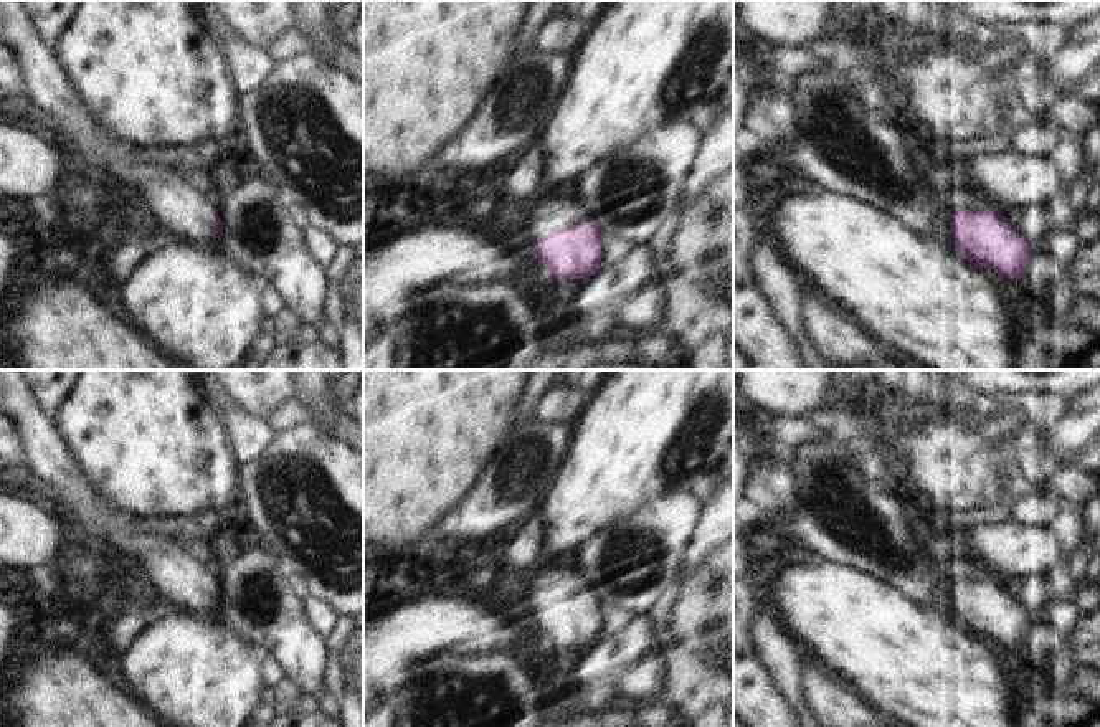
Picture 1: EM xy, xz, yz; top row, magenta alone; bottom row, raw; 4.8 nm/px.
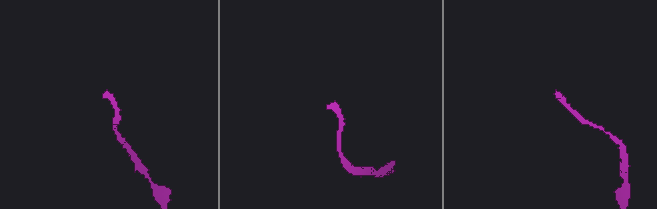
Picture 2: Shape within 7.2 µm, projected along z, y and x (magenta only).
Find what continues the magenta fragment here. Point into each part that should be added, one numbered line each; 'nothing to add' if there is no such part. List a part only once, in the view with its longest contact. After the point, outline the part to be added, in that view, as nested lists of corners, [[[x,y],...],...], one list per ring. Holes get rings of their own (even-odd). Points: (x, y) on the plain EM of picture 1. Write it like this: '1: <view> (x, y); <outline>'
1: xz (550, 582); [[[568,560],[545,562],[535,565],[519,587],[522,588],[517,606],[535,613],[552,603],[581,593],[590,587],[586,577]]]

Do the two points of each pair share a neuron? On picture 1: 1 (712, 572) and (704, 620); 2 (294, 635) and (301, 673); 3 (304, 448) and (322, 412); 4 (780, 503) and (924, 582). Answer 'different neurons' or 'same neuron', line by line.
1: same neuron
2: same neuron
3: different neurons
4: different neurons

